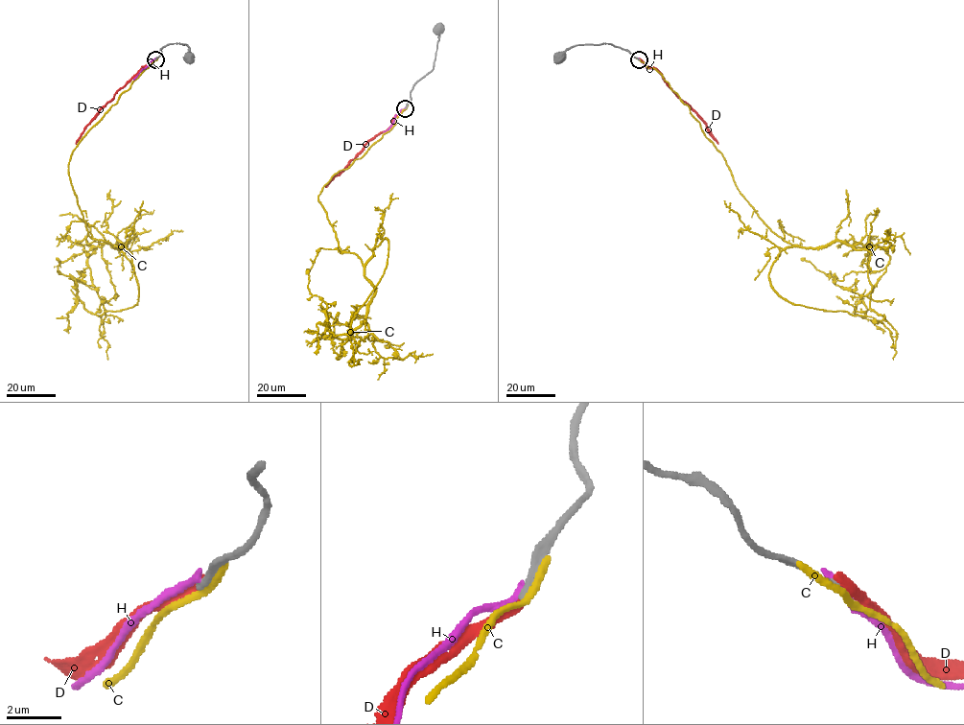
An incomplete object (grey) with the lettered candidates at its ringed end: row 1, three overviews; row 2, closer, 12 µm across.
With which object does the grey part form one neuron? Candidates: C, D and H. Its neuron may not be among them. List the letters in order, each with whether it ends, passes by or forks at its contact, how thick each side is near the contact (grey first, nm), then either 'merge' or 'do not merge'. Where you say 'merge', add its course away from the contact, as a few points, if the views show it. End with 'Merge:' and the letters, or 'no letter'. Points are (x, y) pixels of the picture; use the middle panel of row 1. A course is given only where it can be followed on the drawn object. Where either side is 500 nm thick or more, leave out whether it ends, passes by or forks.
C: it ends; calibres 320 and 360 nm; do not merge
D: it ends; calibres 240 and 400 nm; do not merge
H: it ends; calibres 240 and 280 nm; do not merge
Merge: no letter

